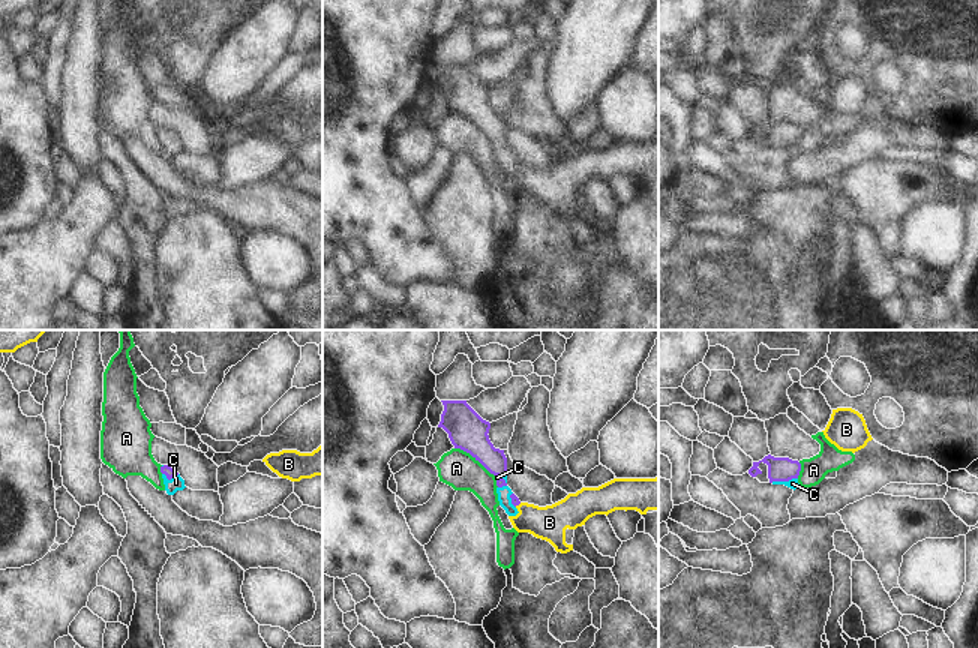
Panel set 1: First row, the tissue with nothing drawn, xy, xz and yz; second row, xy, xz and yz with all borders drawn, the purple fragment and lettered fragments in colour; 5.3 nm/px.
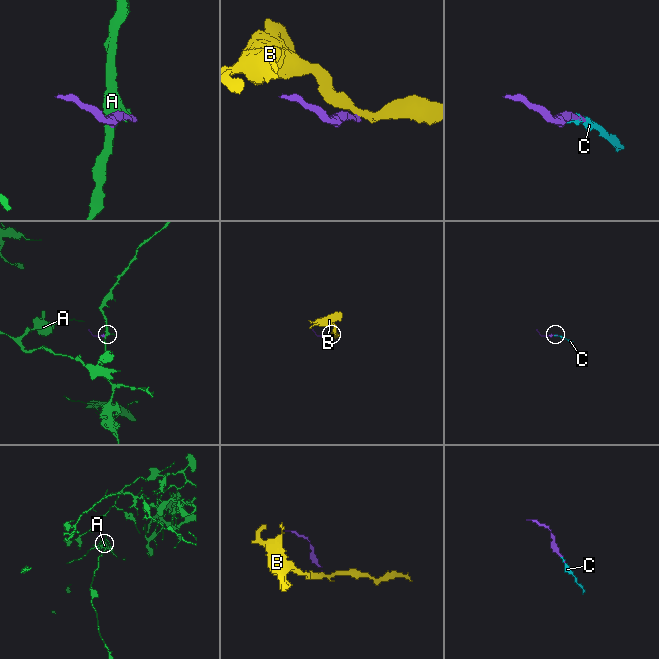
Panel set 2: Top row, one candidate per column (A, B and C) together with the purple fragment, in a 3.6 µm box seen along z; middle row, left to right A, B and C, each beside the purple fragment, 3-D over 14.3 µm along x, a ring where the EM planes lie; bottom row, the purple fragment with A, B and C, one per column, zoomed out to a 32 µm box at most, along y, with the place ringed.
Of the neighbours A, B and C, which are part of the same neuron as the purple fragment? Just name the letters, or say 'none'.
C

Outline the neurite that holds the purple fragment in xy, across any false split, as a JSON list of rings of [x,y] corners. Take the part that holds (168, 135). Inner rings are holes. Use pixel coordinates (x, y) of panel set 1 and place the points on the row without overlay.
[[[162,129],[160,136],[162,136],[165,154],[168,159],[174,159],[177,154],[183,154],[186,152],[184,144],[171,130]]]

